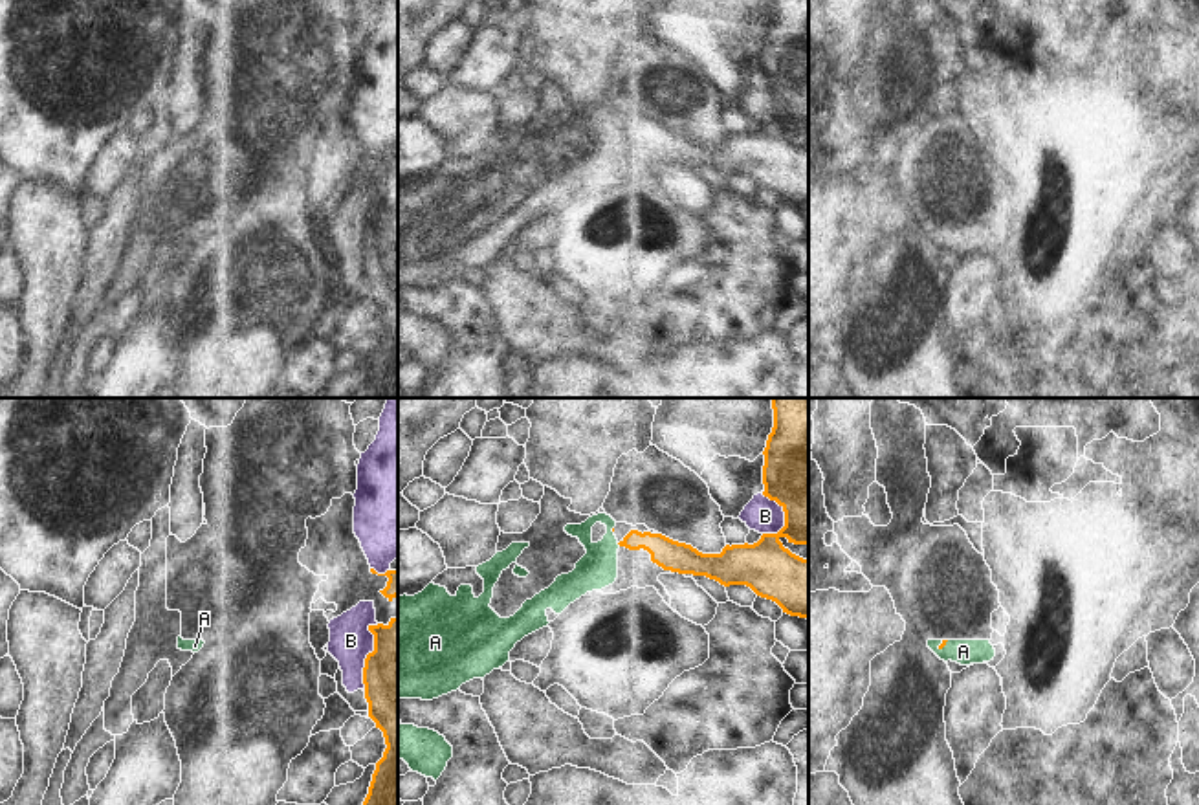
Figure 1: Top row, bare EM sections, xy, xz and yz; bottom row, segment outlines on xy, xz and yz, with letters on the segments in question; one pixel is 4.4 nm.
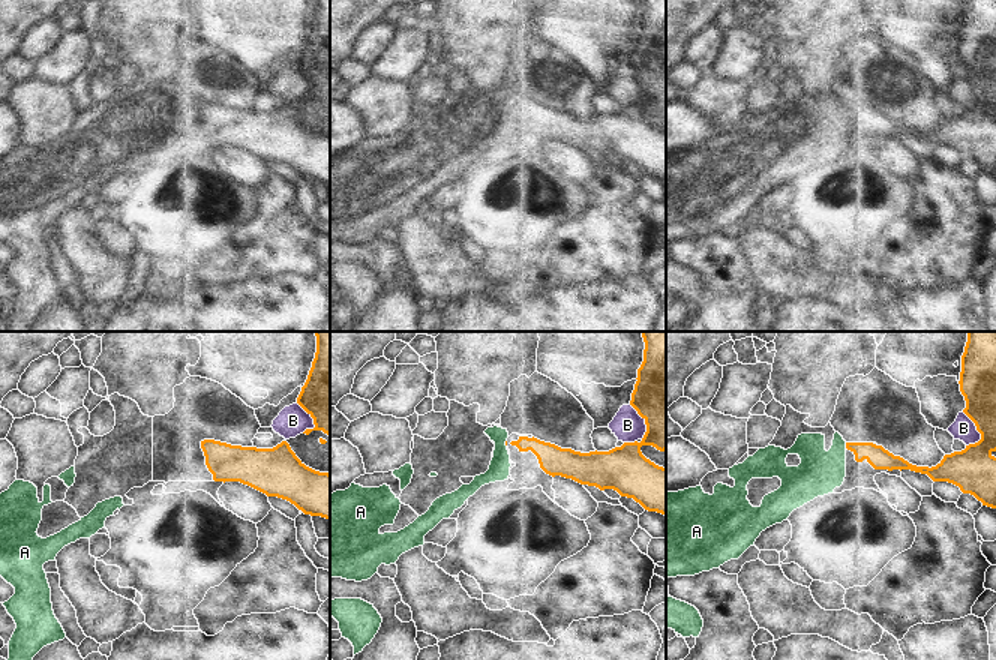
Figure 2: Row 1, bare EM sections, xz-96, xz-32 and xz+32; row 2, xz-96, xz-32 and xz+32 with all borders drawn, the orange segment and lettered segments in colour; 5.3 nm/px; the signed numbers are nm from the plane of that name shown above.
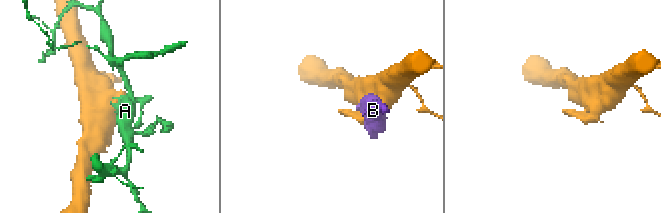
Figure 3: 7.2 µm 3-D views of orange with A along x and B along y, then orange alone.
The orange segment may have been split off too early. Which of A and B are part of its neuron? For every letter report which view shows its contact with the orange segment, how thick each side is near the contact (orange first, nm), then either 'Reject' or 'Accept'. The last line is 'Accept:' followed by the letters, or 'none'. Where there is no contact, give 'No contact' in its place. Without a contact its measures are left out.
A: Touches orange in yz. Thickness 20 nm (orange) against 110 nm. Accept
B: Touches orange in xy. Thickness 300 nm (orange) against 190 nm. Reject
Accept: A

